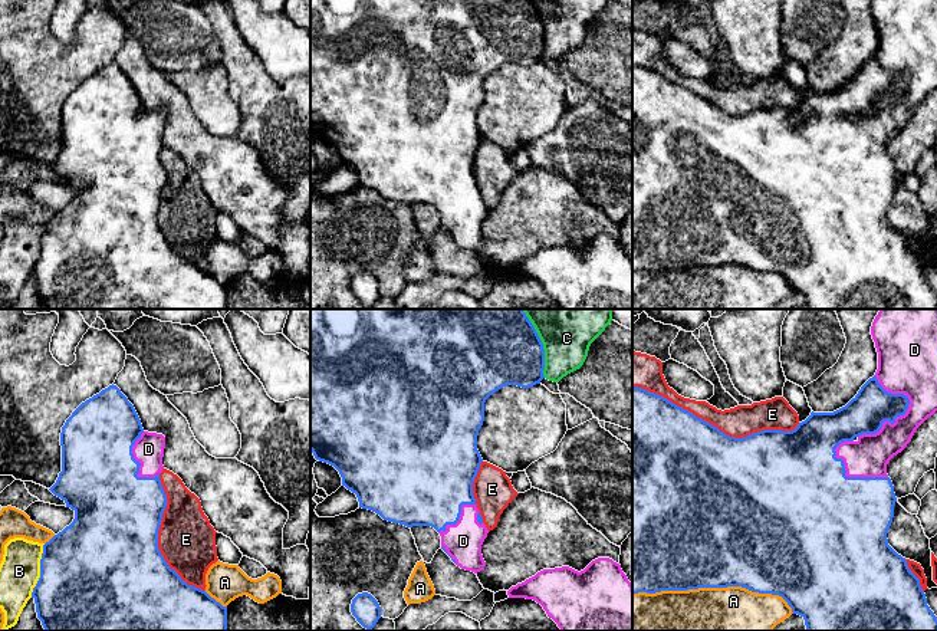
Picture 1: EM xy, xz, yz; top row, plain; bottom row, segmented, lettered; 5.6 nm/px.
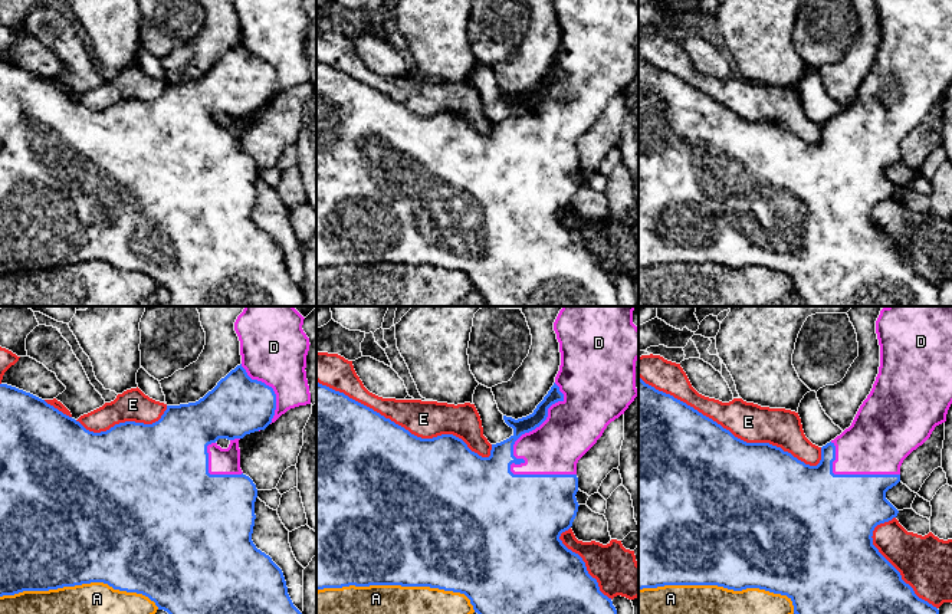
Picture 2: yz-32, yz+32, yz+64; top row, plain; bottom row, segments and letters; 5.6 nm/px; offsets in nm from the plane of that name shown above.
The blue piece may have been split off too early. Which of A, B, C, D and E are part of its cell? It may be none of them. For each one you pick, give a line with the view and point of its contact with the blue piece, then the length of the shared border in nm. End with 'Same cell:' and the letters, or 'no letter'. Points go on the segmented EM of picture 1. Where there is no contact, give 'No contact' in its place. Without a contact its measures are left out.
D: Touches blue at yz (888, 420). Shared border 360 nm
Same cell: D

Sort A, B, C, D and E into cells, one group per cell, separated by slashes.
A / B / C / D / E

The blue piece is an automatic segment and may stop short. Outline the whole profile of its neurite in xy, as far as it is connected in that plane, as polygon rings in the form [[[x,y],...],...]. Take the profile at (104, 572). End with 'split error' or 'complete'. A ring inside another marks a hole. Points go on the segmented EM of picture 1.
[[[112,384],[82,402],[72,413],[62,427],[60,446],[62,471],[59,473],[56,483],[49,490],[55,496],[60,497],[66,503],[66,507],[70,507],[75,512],[75,519],[69,526],[43,545],[40,578],[32,592],[37,618],[42,621],[43,628],[46,631],[227,631],[227,607],[223,607],[206,591],[183,581],[180,575],[168,566],[158,549],[158,530],[162,513],[168,503],[160,480],[160,473],[164,469],[162,457],[165,437],[162,434],[145,431],[134,405],[121,392],[121,390]]] | split error

